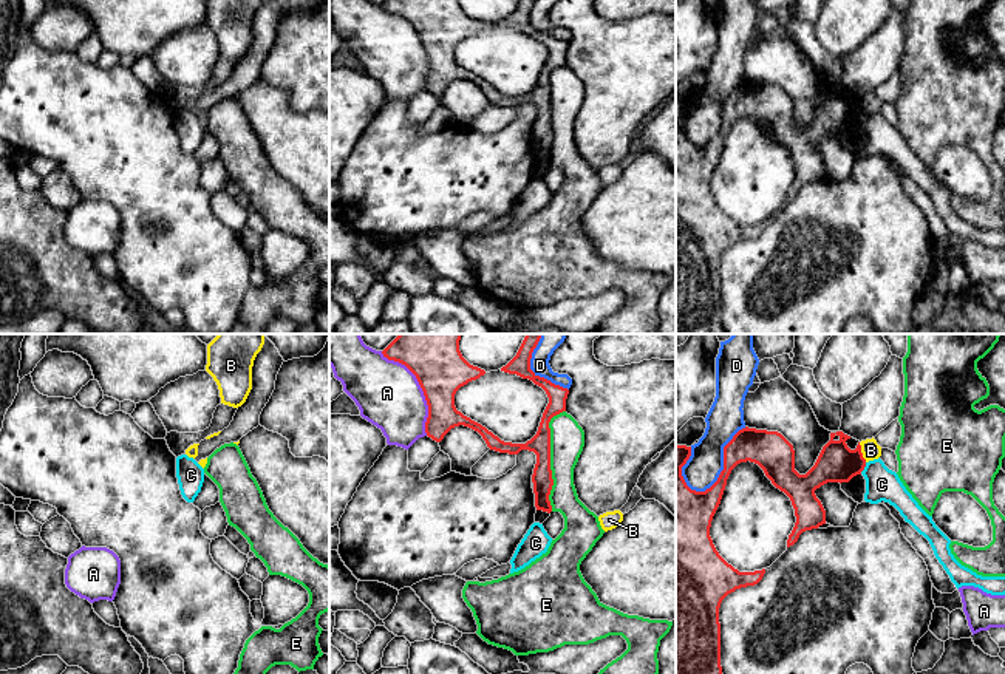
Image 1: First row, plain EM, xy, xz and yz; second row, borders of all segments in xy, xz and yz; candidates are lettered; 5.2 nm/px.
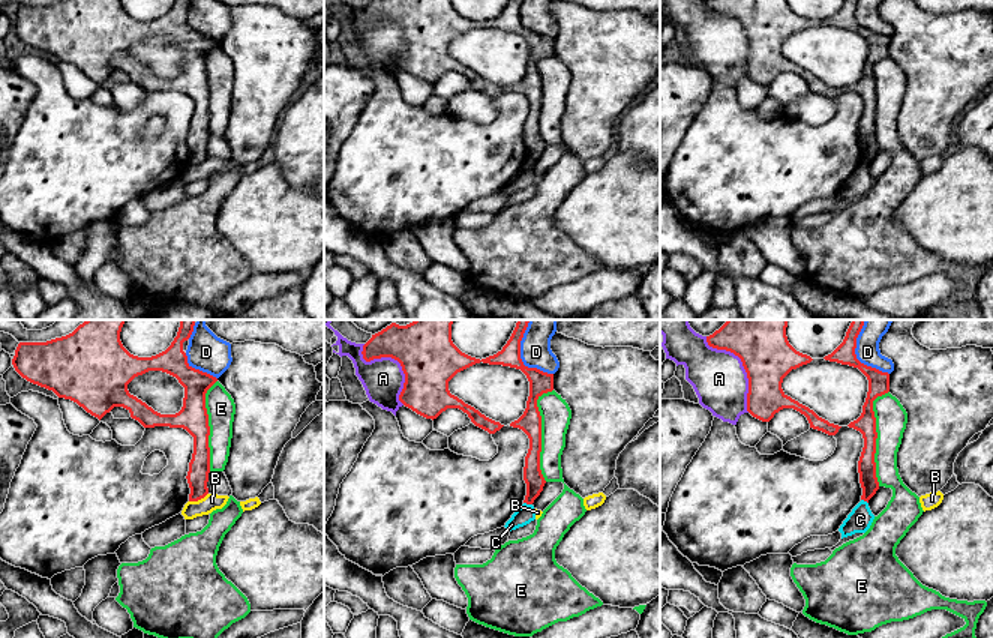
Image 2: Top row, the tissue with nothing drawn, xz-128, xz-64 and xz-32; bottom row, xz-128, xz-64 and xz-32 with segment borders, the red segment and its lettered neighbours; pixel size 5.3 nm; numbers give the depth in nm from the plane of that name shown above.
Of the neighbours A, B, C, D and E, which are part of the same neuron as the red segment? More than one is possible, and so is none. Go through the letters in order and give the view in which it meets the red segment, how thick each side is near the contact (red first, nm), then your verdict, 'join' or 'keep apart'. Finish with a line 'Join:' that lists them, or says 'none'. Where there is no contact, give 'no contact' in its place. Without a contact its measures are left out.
A: meets red in xz; 260 nm thick on the red side, 340 nm on the other; keep apart
B: meets red in yz; 200 nm thick on the red side, 100 nm on the other; keep apart
C: meets red in yz; 200 nm thick on the red side, 180 nm on the other; keep apart
D: meets red in yz; 190 nm thick on the red side, 190 nm on the other; keep apart
E: meets red in xz; 110 nm thick on the red side, 180 nm on the other; keep apart
Join: none

